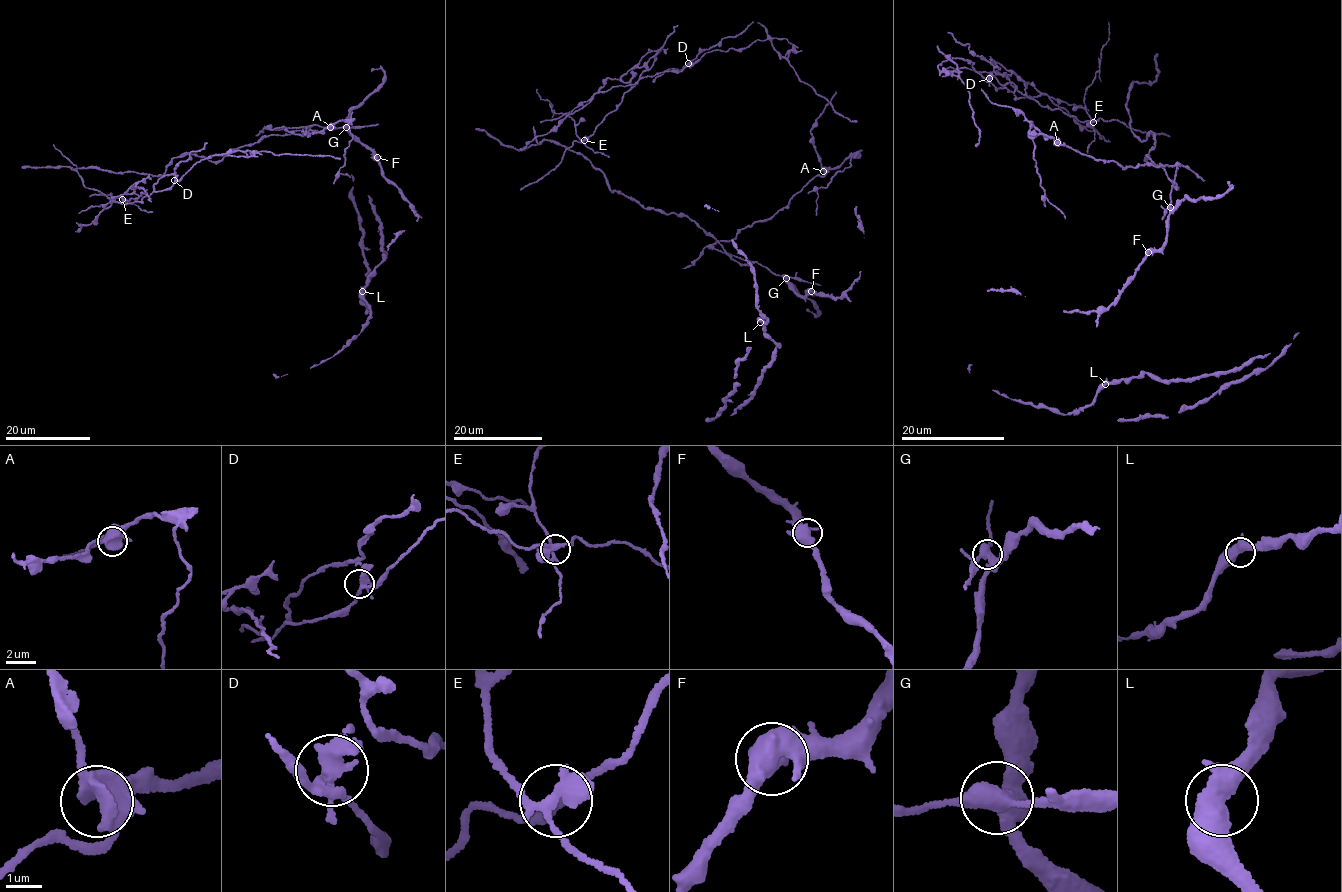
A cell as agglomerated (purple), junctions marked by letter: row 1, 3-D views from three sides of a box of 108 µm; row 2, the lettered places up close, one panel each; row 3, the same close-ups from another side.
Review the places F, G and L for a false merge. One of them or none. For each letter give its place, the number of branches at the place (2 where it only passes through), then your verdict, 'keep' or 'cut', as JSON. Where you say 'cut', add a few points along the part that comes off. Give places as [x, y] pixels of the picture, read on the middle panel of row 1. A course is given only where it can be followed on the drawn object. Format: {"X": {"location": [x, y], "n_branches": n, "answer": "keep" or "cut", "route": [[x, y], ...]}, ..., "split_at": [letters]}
{"F": {"location": [811, 291], "n_branches": 4, "answer": "keep"}, "G": {"location": [786, 278], "n_branches": 5, "answer": "cut"}, "L": {"location": [760, 322], "n_branches": 3, "answer": "keep"}, "split_at": ["G"]}

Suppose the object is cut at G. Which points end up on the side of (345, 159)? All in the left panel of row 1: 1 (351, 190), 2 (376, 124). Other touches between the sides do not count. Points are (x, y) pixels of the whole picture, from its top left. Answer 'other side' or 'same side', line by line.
1: other side
2: same side

